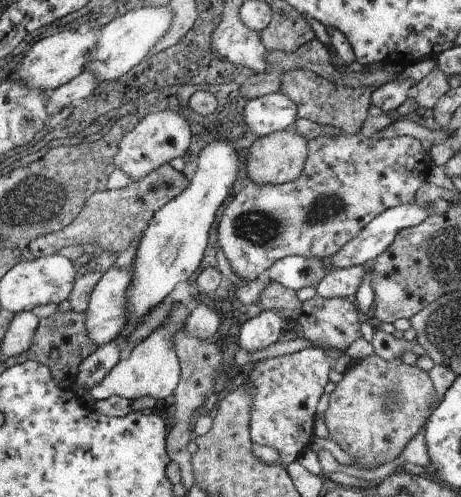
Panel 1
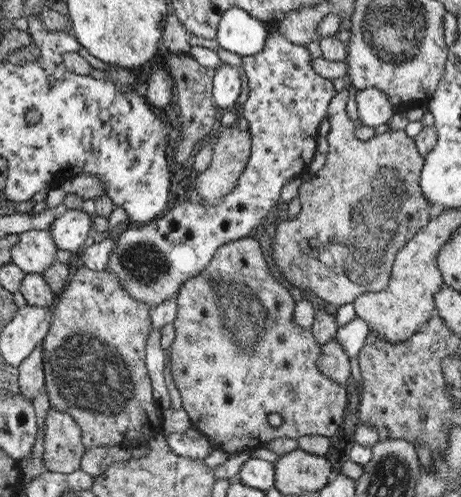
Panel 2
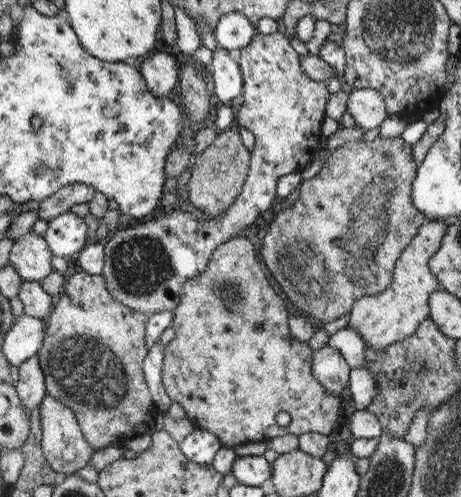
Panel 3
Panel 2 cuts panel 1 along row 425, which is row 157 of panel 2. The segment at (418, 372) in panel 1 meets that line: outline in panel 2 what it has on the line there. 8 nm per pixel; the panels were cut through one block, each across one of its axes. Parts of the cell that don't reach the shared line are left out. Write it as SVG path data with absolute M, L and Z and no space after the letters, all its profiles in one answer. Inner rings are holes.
M341 90L335 94L335 98L331 98L331 104L329 104L329 124L331 124L331 130L327 134L327 144L329 144L329 152L325 154L325 164L323 168L313 174L313 178L307 182L307 184L301 184L299 188L299 204L301 204L301 210L299 214L293 218L293 220L285 220L281 224L277 224L277 232L275 232L275 242L273 242L273 254L271 254L271 260L275 262L275 266L283 272L281 278L285 278L287 282L291 282L291 286L295 286L295 290L299 292L313 292L319 300L323 300L323 304L327 304L327 310L329 306L333 308L341 308L343 304L349 304L349 302L355 302L355 298L359 294L367 294L367 292L379 292L379 290L385 290L389 286L389 280L393 276L393 262L395 262L395 256L397 252L415 236L417 230L421 230L427 222L429 222L429 212L431 212L431 202L427 200L427 196L423 194L423 188L421 188L421 172L423 172L423 166L425 166L425 158L419 154L417 146L415 146L415 140L411 136L407 136L405 130L401 132L393 132L389 130L387 134L381 134L381 136L375 136L373 140L369 142L363 142L363 140L357 140L353 136L353 124L351 120L347 118L347 112L345 112L345 100L349 100L349 92L347 90ZM379 226L379 230L385 234L385 240L383 240L383 234L375 234L371 232L369 238L367 238L367 232L365 230L375 230Z

